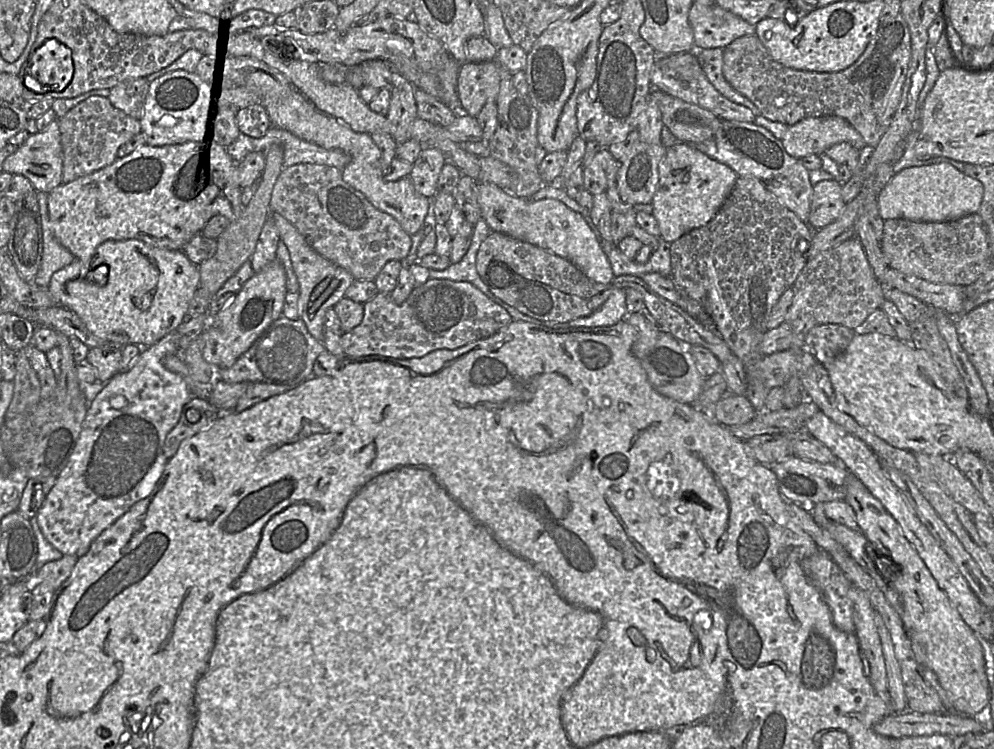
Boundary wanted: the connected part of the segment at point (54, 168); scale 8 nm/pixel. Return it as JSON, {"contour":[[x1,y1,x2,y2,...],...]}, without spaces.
{"contour":[[53,120,45,129,30,135,8,156,2,164,1,171,12,175,26,177,38,192,51,192,62,184,63,149,59,131,59,120]]}

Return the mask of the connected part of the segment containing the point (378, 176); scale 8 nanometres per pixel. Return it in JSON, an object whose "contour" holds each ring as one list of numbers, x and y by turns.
{"contour":[[227,56,213,60,217,60,217,70,224,74,225,79,239,83,243,88,258,95,260,104,269,114,272,127,286,130,326,149,343,150,351,158,342,169,344,181,363,193,375,208,392,216,409,235,421,229,430,199,416,191,410,175,395,181,384,179,384,172,380,165,381,151,371,134,356,132,339,119,319,111,282,73,265,63,251,58]]}

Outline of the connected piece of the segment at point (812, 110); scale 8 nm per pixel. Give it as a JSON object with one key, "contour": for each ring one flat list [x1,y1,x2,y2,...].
{"contour":[[901,14,880,26,862,55,848,68,839,72,796,70,775,61,755,34,737,38,723,49,723,75,739,93,746,96,770,121,792,126,809,117,838,116,848,121,863,137,866,145,876,147,888,130,897,111,909,69,911,38]]}

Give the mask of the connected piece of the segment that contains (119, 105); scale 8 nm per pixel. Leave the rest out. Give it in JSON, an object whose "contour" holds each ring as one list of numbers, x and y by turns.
{"contour":[[146,77,124,80,110,89,108,99,115,108,140,119,149,83]]}

